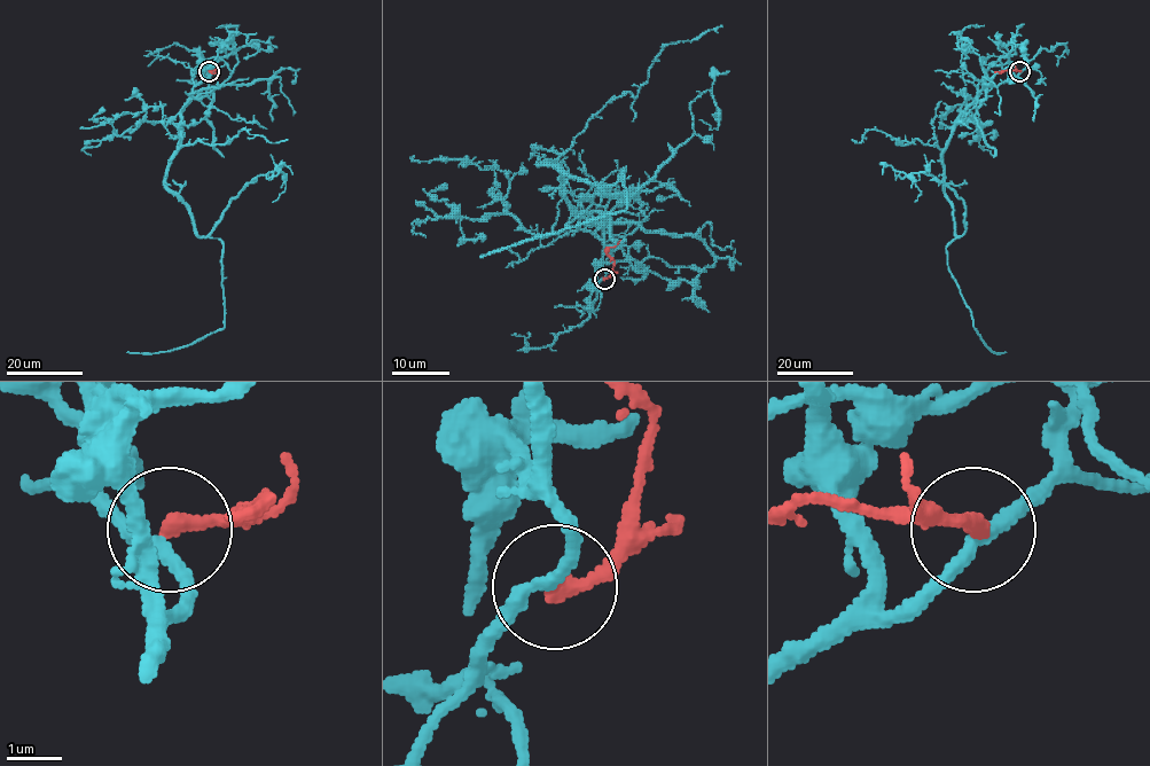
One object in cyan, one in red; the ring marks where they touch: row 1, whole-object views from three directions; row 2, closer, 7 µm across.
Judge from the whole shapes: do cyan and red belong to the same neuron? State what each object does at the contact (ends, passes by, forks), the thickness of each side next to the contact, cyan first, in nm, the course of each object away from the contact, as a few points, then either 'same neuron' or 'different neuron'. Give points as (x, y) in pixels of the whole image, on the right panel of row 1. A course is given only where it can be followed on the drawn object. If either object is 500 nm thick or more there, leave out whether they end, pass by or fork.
cyan passes by; red ends; calibres 240 and 320 nm; course cyan (1021, 71), (980, 92), (943, 154), (959, 237), (946, 248), (948, 270), (982, 338), (1006, 352); course red (1021, 71), (994, 72); different neuron

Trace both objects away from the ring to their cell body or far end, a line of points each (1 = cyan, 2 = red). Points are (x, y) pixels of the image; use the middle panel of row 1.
1: (603, 279), (603, 227), (563, 194), (550, 161), (539, 164), (609, 186), (625, 166), (623, 211), (479, 257)
2: (604, 279), (615, 262), (608, 250), (620, 240)

